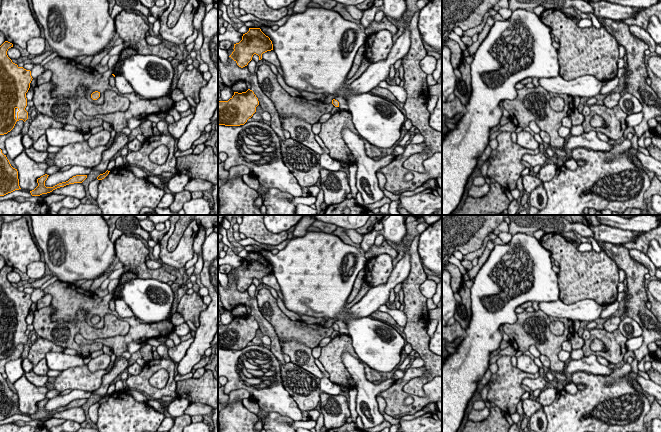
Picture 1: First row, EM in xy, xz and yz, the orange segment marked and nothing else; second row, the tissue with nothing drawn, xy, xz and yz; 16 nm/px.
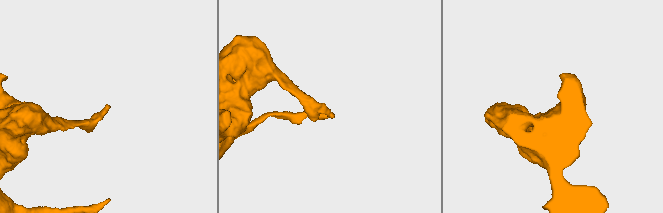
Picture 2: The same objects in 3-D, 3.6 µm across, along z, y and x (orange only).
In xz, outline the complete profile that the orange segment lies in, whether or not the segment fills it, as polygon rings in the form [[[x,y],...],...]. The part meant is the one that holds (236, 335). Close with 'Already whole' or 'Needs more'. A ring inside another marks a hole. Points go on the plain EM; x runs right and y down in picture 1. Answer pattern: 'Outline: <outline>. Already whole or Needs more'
Outline: [[[248,313],[242,317],[234,316],[228,325],[218,325],[218,348],[244,349],[256,336],[258,329],[258,322],[252,314]]]. Already whole

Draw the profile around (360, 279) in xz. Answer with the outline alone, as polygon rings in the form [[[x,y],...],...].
[[[362,269],[362,270],[360,270],[360,272],[357,275],[357,278],[354,282],[353,289],[346,301],[346,304],[349,304],[350,302],[352,302],[355,299],[355,297],[360,292],[364,282],[365,282],[365,269]]]

